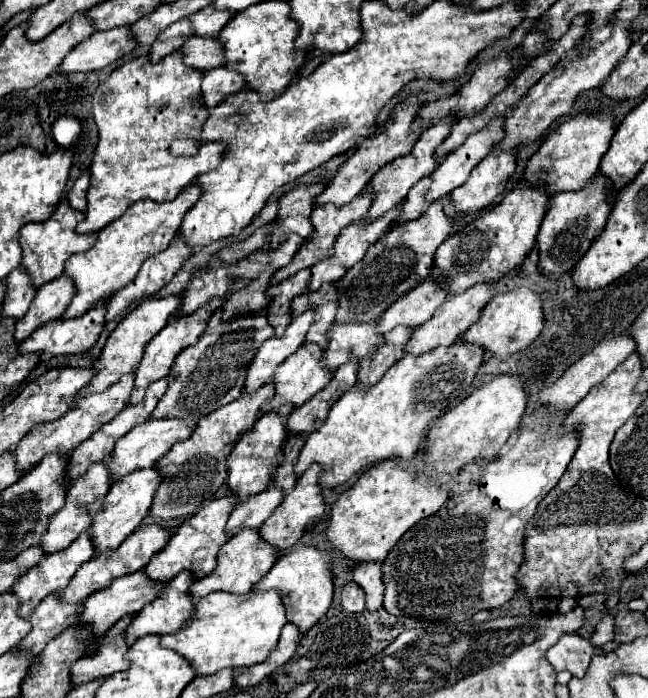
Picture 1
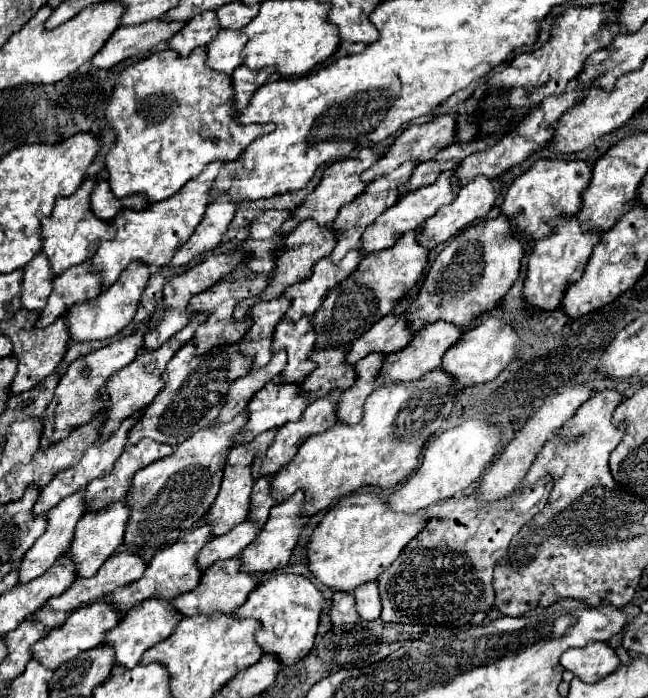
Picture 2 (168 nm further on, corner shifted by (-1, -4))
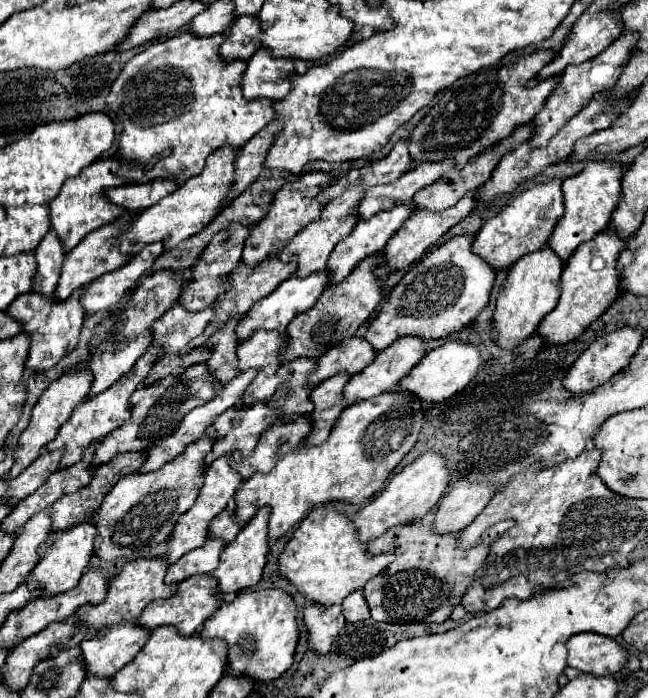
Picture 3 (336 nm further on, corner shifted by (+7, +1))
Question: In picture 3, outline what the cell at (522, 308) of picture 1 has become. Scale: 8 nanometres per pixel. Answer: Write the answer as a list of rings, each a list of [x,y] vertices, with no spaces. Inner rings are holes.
[[[445,340],[441,346],[427,352],[425,358],[399,382],[397,388],[407,388],[409,392],[415,392],[415,396],[419,396],[423,402],[443,402],[445,398],[461,392],[481,368],[483,358],[479,346],[467,340]]]

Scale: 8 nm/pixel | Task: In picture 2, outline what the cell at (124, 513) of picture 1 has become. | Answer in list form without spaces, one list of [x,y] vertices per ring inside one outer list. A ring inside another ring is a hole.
[[[117,501],[117,503],[109,505],[107,509],[87,513],[79,519],[77,529],[75,529],[75,537],[71,541],[71,549],[67,549],[67,553],[63,555],[75,563],[75,575],[77,577],[83,577],[83,579],[93,577],[99,571],[99,567],[107,561],[107,557],[113,555],[113,551],[123,541],[127,519],[129,519],[129,509],[123,501]]]

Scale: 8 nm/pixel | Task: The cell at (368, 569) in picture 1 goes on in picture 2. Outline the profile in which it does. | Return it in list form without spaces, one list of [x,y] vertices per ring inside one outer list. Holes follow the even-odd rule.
[[[371,581],[371,583],[357,587],[353,591],[353,597],[355,597],[355,609],[361,619],[367,619],[367,621],[379,619],[381,599],[379,599],[379,591],[377,591],[377,583]]]

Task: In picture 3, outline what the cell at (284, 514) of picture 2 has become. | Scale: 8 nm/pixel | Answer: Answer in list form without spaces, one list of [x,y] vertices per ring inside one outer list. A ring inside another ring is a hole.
[[[263,506],[247,522],[247,526],[239,532],[239,536],[231,544],[227,544],[227,548],[223,548],[219,566],[211,572],[211,576],[215,576],[219,580],[221,592],[225,592],[225,594],[237,592],[237,590],[253,586],[253,584],[257,584],[261,580],[263,566],[265,566],[267,554],[269,554],[269,534],[267,534],[267,528],[269,528],[269,506]]]

